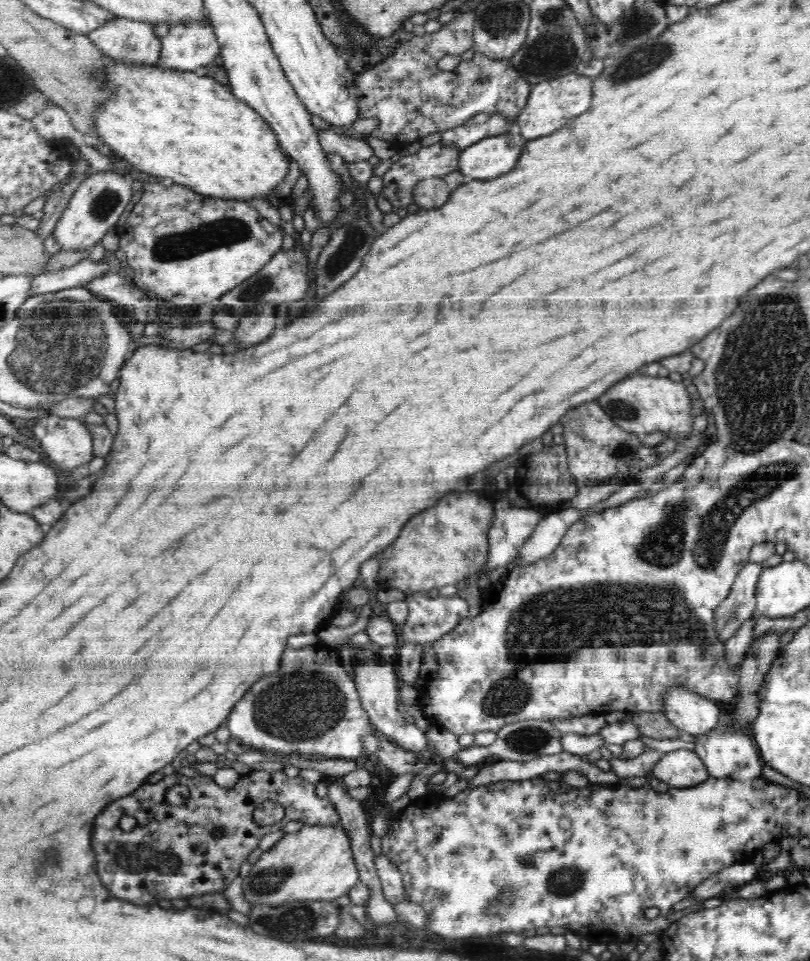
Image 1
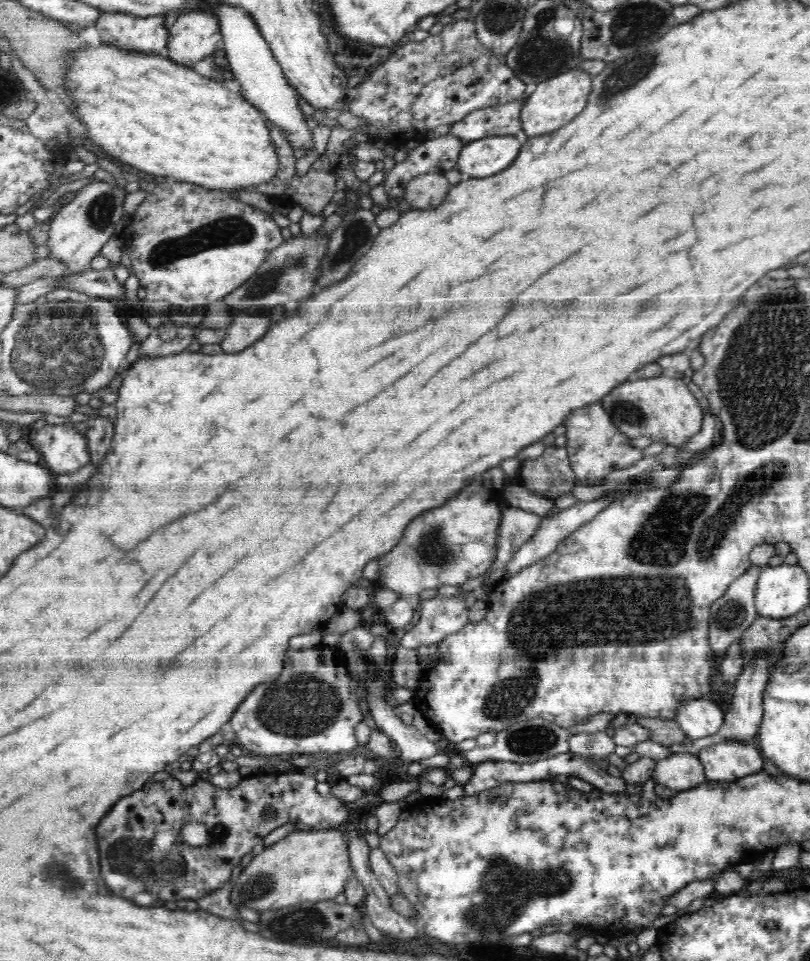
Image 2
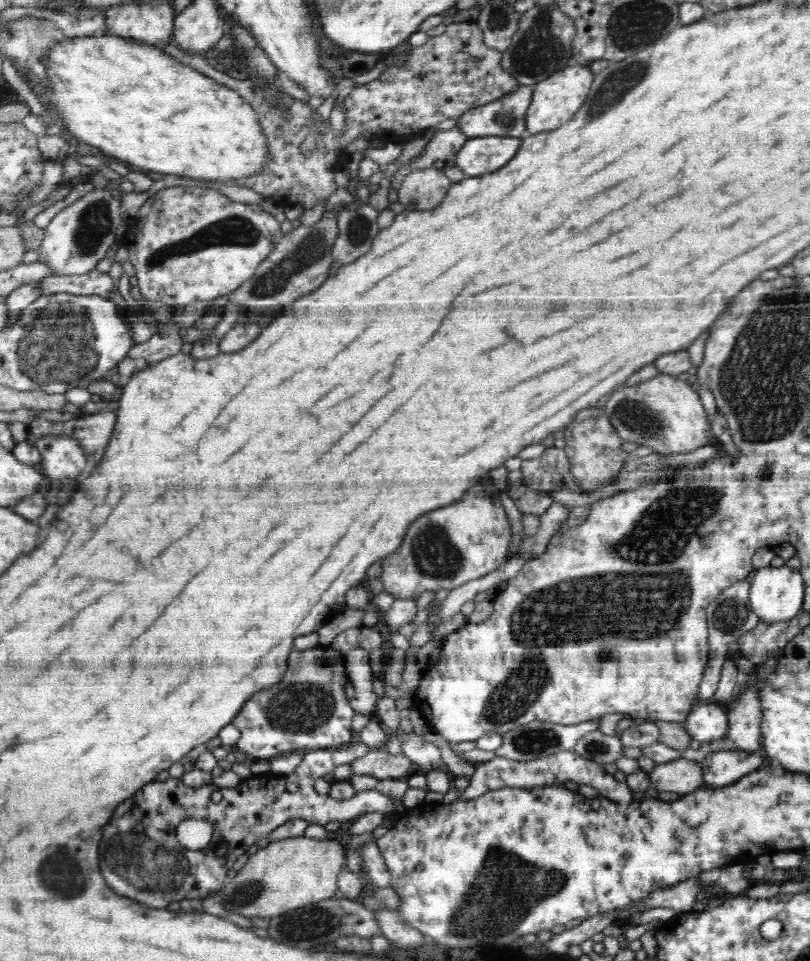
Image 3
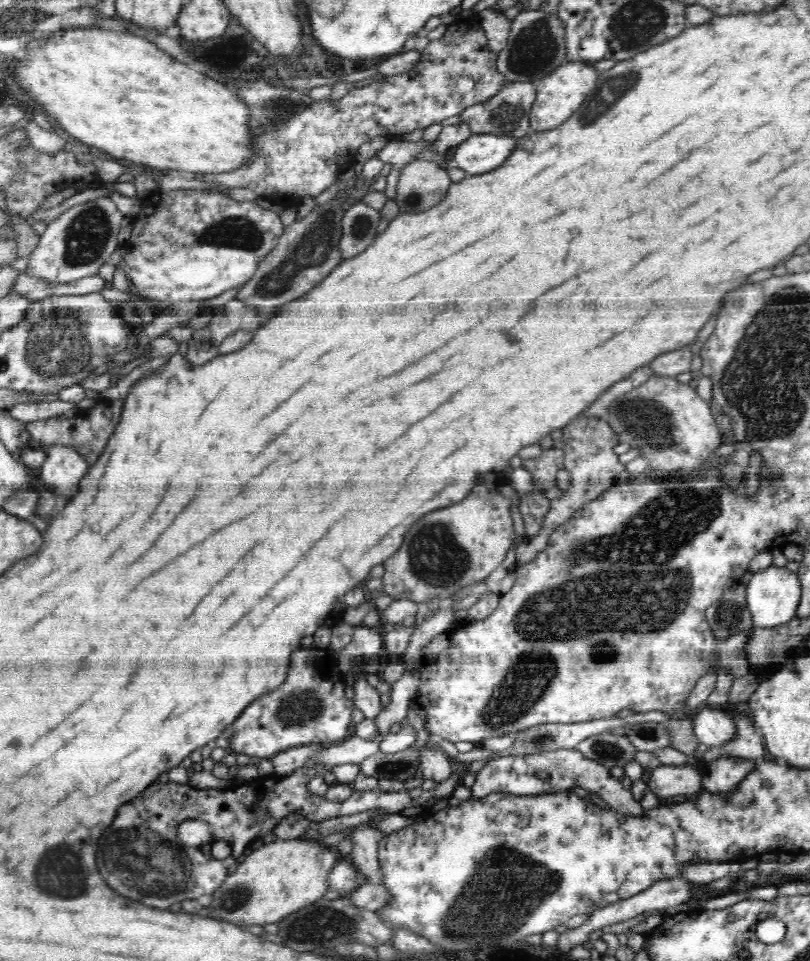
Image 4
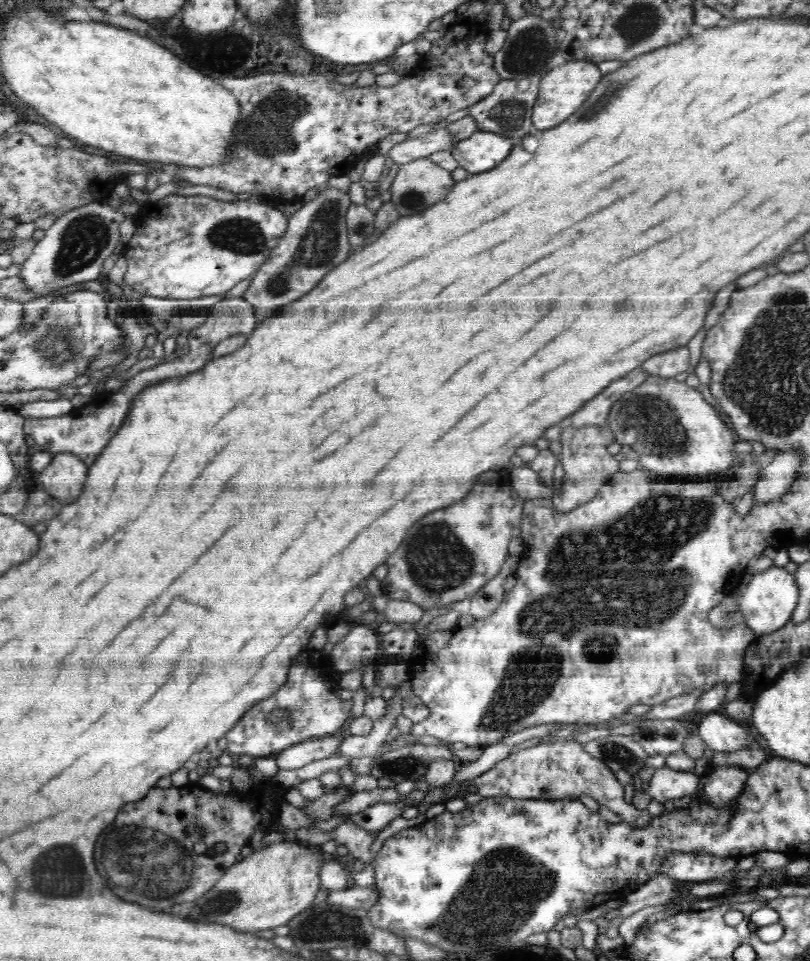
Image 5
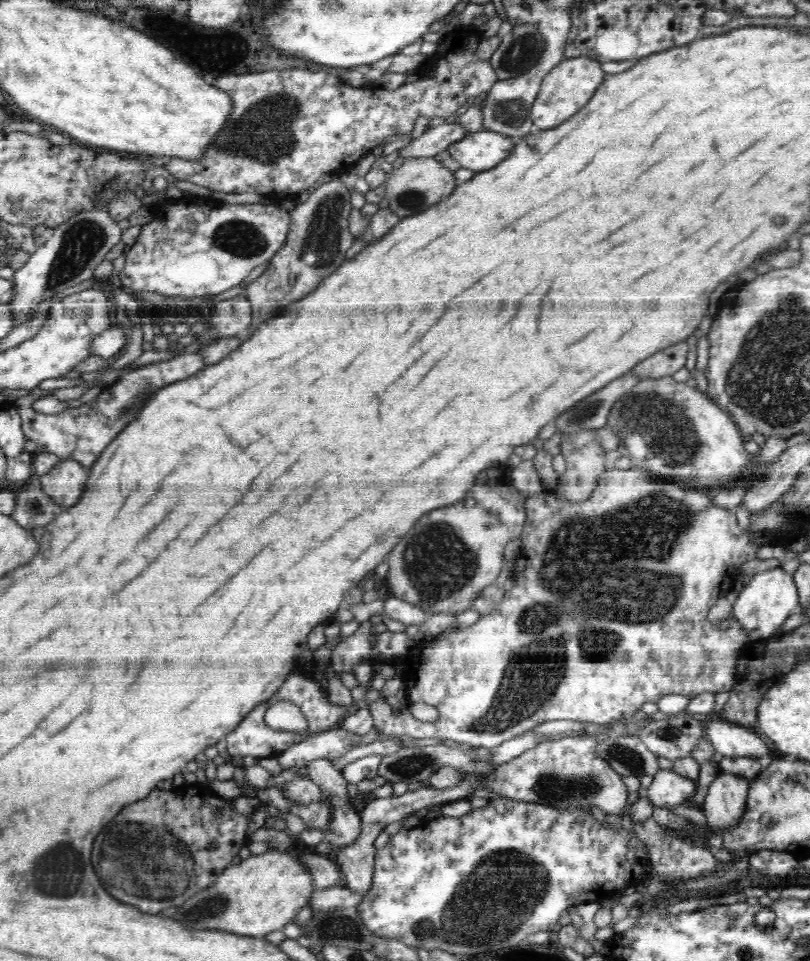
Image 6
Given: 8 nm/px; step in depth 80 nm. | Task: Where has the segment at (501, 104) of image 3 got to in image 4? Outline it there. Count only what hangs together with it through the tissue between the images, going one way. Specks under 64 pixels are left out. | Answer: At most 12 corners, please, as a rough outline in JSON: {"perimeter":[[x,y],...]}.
{"perimeter":[[507,81],[459,114],[472,134],[532,133],[533,81]]}

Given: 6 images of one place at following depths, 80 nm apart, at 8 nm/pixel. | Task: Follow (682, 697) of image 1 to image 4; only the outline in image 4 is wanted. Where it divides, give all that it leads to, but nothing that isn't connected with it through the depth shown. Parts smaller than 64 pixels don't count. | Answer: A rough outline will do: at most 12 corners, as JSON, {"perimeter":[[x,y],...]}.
{"perimeter":[[703,706],[690,718],[697,739],[726,746],[738,736],[731,714]]}

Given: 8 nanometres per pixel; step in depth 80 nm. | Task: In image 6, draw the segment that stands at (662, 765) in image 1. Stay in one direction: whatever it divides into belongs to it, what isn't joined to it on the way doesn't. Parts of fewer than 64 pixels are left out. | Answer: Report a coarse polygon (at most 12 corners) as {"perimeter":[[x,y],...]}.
{"perimeter":[[672,769],[653,776],[648,798],[654,806],[680,806],[697,782]]}

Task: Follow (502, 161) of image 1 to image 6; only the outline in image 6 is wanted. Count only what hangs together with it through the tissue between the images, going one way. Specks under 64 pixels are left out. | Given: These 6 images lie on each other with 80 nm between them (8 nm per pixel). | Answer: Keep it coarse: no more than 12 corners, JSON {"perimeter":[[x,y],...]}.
{"perimeter":[[482,128],[447,150],[479,173],[514,150],[513,137]]}

